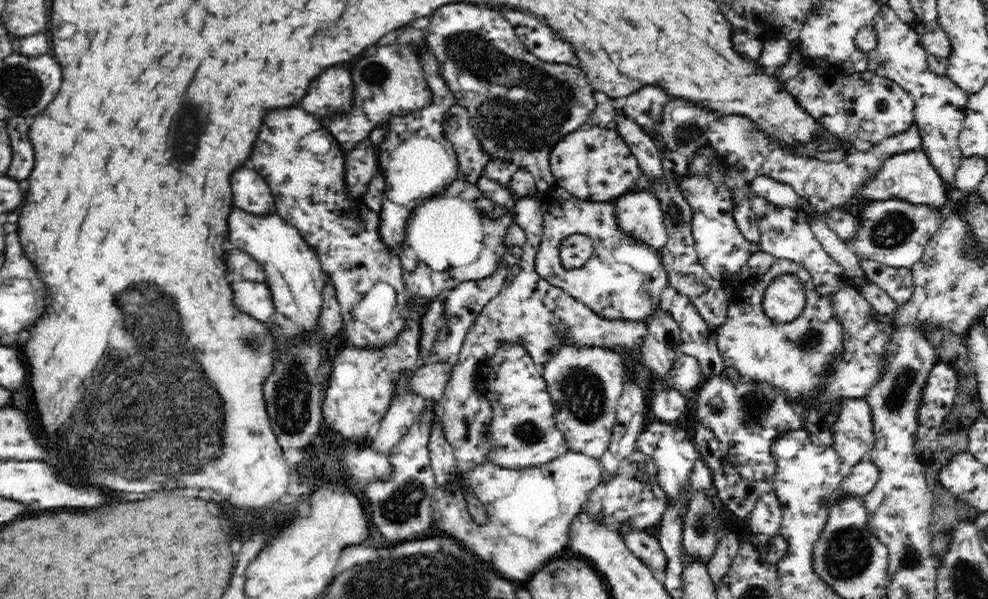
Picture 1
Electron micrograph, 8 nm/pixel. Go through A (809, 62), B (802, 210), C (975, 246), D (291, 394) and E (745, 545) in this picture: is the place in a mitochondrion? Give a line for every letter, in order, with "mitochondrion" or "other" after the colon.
A: other
B: other
C: other
D: mitochondrion
E: other

